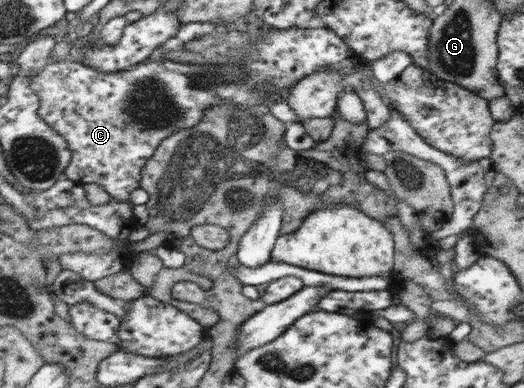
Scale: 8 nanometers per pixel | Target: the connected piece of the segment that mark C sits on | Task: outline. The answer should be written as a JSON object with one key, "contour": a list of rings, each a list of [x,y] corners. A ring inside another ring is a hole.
{"contour":[[[329,27],[323,28],[271,28],[268,32],[264,34],[262,38],[254,38],[261,39],[255,42],[257,50],[253,53],[252,58],[246,61],[245,65],[242,68],[238,66],[234,66],[229,64],[224,67],[212,66],[199,66],[199,64],[180,64],[173,63],[167,60],[162,61],[153,61],[148,62],[145,61],[143,63],[137,64],[135,67],[125,71],[117,71],[115,73],[102,73],[101,71],[96,71],[79,61],[77,61],[74,57],[66,58],[64,61],[54,62],[53,65],[48,65],[48,67],[40,72],[37,76],[34,76],[30,80],[30,87],[36,91],[38,96],[40,97],[40,117],[43,118],[48,125],[52,126],[54,130],[61,133],[61,136],[65,137],[65,140],[68,141],[69,150],[72,153],[72,161],[65,169],[66,177],[70,181],[73,181],[75,184],[90,184],[96,183],[99,186],[103,186],[105,191],[109,194],[110,198],[115,198],[117,201],[130,201],[131,194],[136,192],[137,189],[140,189],[140,181],[141,181],[141,171],[149,157],[155,153],[157,147],[161,143],[163,143],[164,139],[167,136],[181,130],[181,129],[189,129],[194,127],[197,123],[200,123],[200,120],[203,118],[204,111],[210,109],[210,107],[219,107],[220,105],[237,105],[238,107],[243,107],[244,109],[251,107],[252,105],[261,105],[260,102],[267,94],[270,92],[275,92],[275,90],[279,90],[281,88],[287,89],[291,87],[292,83],[297,83],[303,77],[314,73],[317,69],[321,67],[328,67],[328,69],[334,69],[334,71],[338,71],[338,73],[342,73],[342,75],[350,75],[350,73],[354,73],[354,67],[356,67],[356,63],[358,63],[357,59],[355,59],[355,53],[347,46],[333,30]],[[267,82],[270,82],[273,87],[269,87],[269,89],[265,89]]]}

